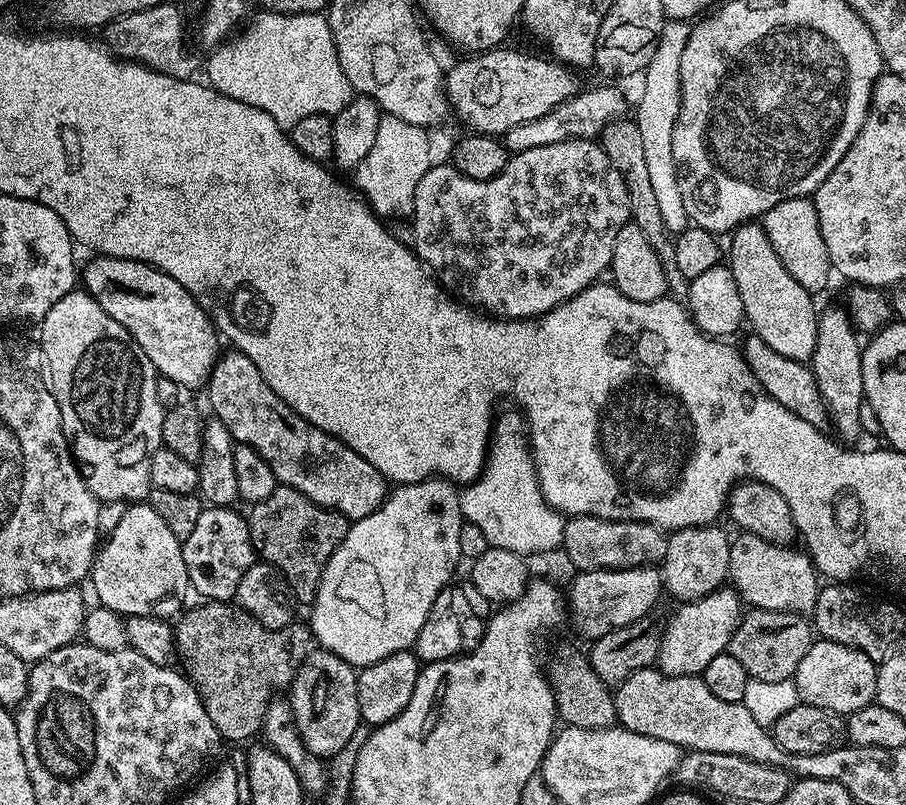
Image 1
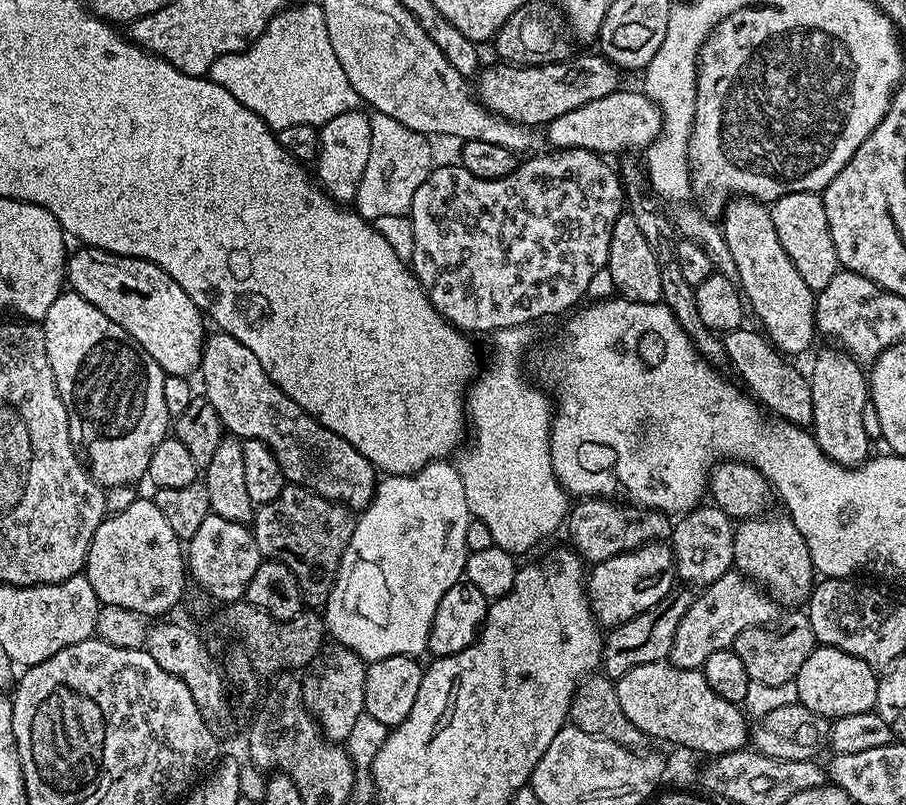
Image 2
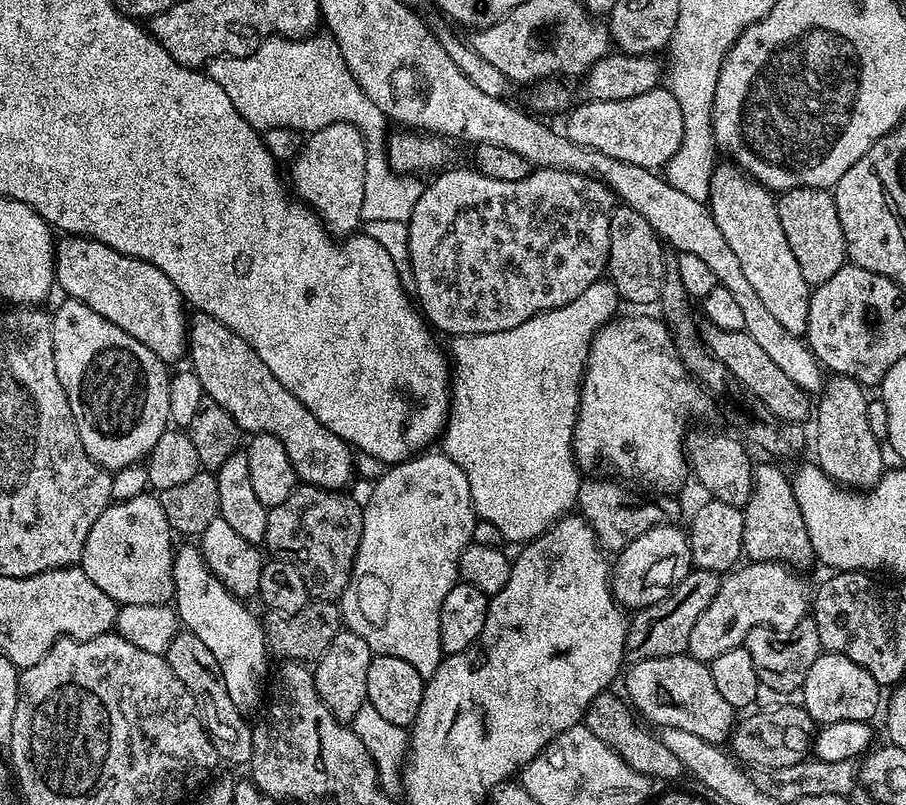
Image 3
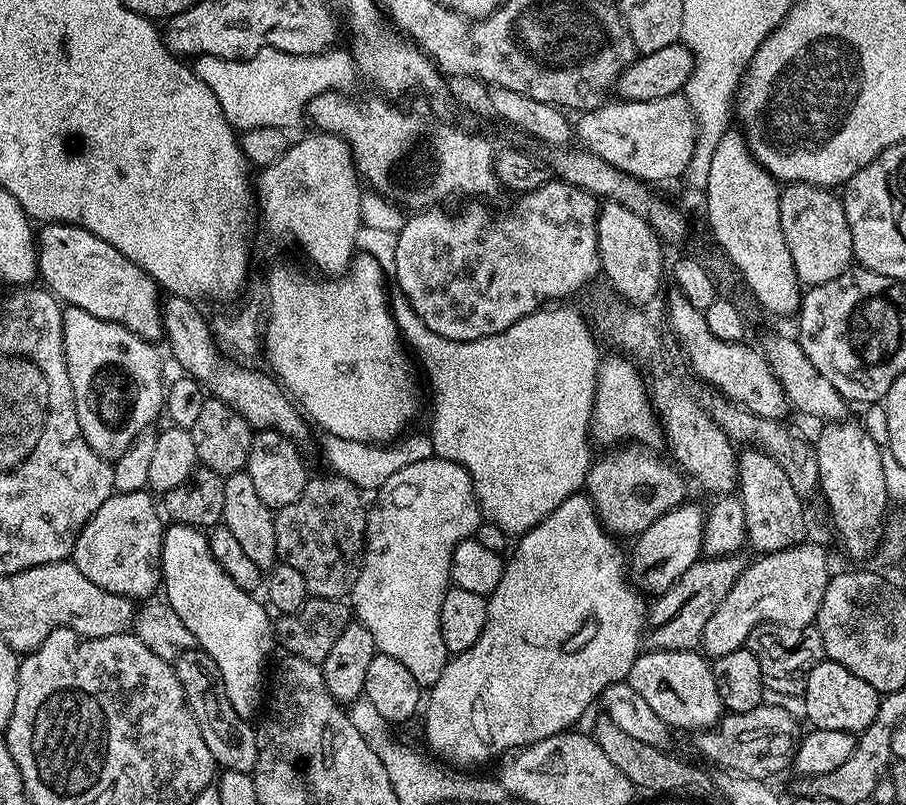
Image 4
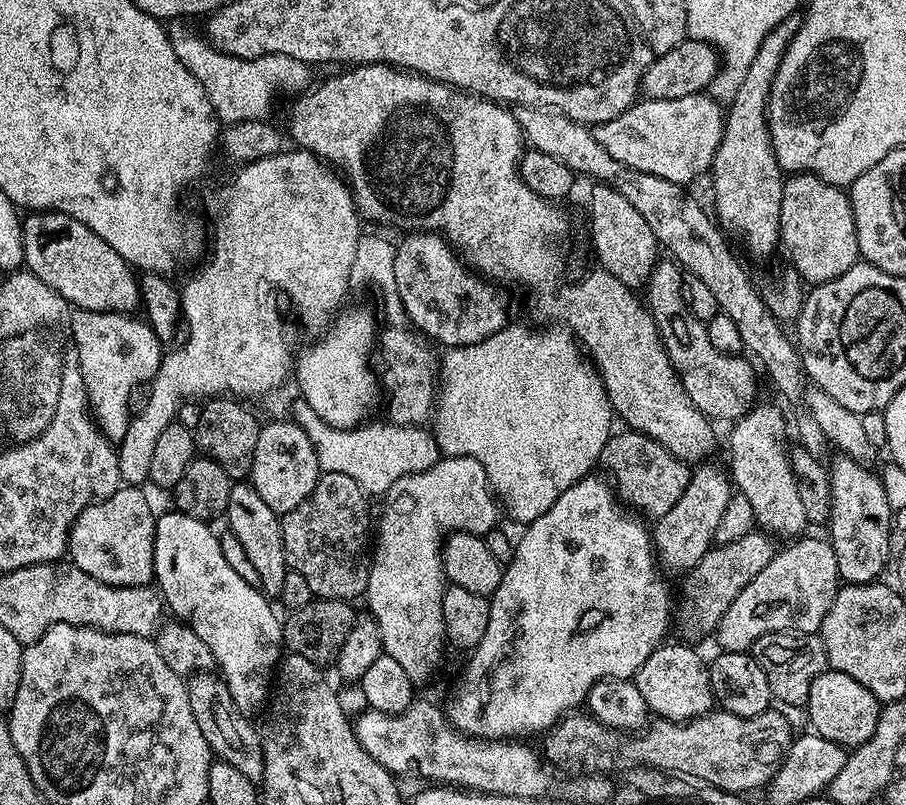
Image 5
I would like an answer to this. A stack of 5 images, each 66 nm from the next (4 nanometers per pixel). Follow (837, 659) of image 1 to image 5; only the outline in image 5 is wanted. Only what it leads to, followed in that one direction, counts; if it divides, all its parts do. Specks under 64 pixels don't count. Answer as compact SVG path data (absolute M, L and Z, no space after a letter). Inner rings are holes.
M826 670L810 682L806 711L811 731L822 738L830 738L830 742L838 742L843 748L851 750L870 739L874 726L878 726L881 707L874 694L870 694L862 682L854 682L850 674Z

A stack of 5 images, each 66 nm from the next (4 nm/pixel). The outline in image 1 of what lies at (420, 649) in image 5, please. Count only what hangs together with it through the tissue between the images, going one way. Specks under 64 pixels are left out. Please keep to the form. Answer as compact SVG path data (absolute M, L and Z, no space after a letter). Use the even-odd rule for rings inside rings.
M433 478L421 484L405 484L389 491L384 505L374 514L349 523L346 538L330 554L316 583L310 631L325 652L338 654L359 670L395 652L409 651L422 630L438 594L453 583L456 563L461 563L459 535L465 524L460 513L460 492L451 480Z

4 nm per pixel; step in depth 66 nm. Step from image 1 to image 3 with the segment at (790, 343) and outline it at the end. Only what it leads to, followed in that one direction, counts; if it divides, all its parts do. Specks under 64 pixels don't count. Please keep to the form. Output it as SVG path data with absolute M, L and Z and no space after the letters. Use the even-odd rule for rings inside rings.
M731 162L717 163L706 201L712 210L722 238L738 258L750 286L754 286L759 300L770 310L772 317L790 334L803 337L808 330L810 314L810 286L802 278L802 269L794 259L794 250L786 242L782 222L778 222L777 197L764 185L752 179Z

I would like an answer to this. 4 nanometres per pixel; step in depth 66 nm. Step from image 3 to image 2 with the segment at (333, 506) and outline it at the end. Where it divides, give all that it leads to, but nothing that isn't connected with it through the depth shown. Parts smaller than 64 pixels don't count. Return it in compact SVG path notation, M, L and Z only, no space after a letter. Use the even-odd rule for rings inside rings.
M285 483L282 494L274 498L274 502L266 502L255 509L250 525L252 537L256 539L256 545L264 560L277 560L282 562L298 578L300 593L304 596L305 605L313 609L323 609L328 601L328 595L332 589L332 583L336 581L336 571L342 562L342 554L350 542L350 538L356 529L356 516L353 509L341 504L339 500L327 500L311 492L304 484Z

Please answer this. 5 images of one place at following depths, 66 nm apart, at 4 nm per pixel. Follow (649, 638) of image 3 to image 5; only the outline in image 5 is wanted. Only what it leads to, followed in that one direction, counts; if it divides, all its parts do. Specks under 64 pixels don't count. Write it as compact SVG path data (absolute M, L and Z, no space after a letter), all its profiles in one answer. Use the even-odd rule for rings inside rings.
M753 530L750 534L738 538L738 542L716 544L683 577L684 585L678 588L678 607L674 612L674 632L684 642L704 640L715 633L720 625L722 614L730 610L730 602L770 566L778 551L778 544L769 533Z

